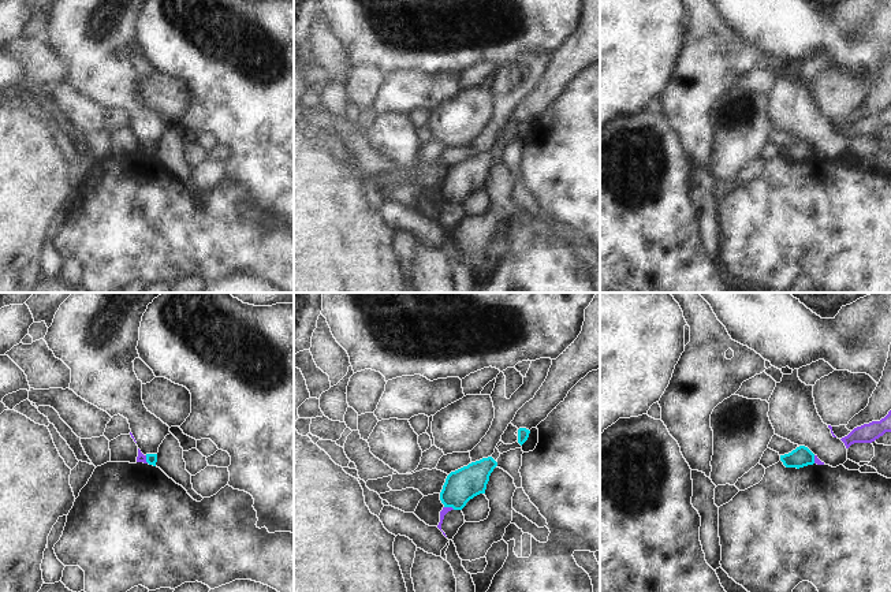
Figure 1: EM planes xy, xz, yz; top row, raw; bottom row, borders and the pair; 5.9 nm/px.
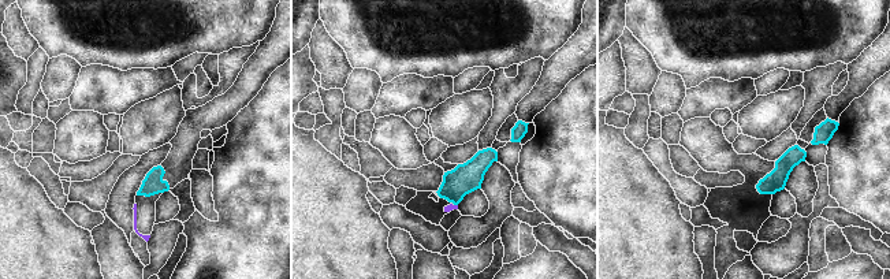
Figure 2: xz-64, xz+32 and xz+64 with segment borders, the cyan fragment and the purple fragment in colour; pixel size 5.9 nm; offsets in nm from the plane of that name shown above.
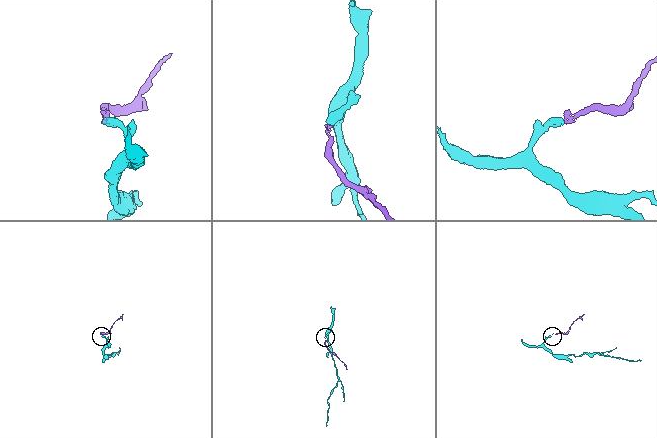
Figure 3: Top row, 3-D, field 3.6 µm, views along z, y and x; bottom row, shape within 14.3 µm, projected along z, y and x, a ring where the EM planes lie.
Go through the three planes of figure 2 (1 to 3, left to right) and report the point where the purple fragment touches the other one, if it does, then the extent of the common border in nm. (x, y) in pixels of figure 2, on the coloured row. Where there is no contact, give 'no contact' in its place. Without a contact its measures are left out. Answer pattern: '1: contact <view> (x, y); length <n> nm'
1: no contact
2: contact xz+32 (455, 204); length 30 nm
3: no contact

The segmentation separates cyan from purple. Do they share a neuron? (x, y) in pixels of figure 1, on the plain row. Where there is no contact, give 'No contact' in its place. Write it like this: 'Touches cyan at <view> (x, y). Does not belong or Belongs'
Touches cyan at xz (450, 200). Does not belong

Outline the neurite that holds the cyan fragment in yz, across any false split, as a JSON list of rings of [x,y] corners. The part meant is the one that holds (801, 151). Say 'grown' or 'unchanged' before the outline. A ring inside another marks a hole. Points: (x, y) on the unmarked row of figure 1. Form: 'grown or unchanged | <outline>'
unchanged | [[[799,139],[789,148],[780,149],[786,161],[804,161],[814,157],[814,148],[805,139]]]

